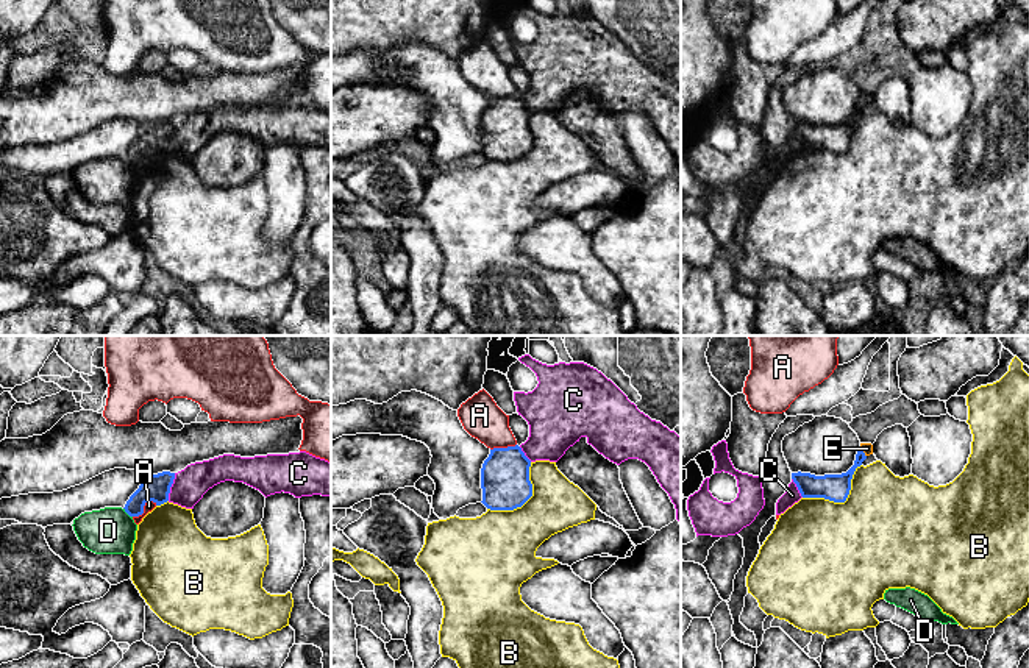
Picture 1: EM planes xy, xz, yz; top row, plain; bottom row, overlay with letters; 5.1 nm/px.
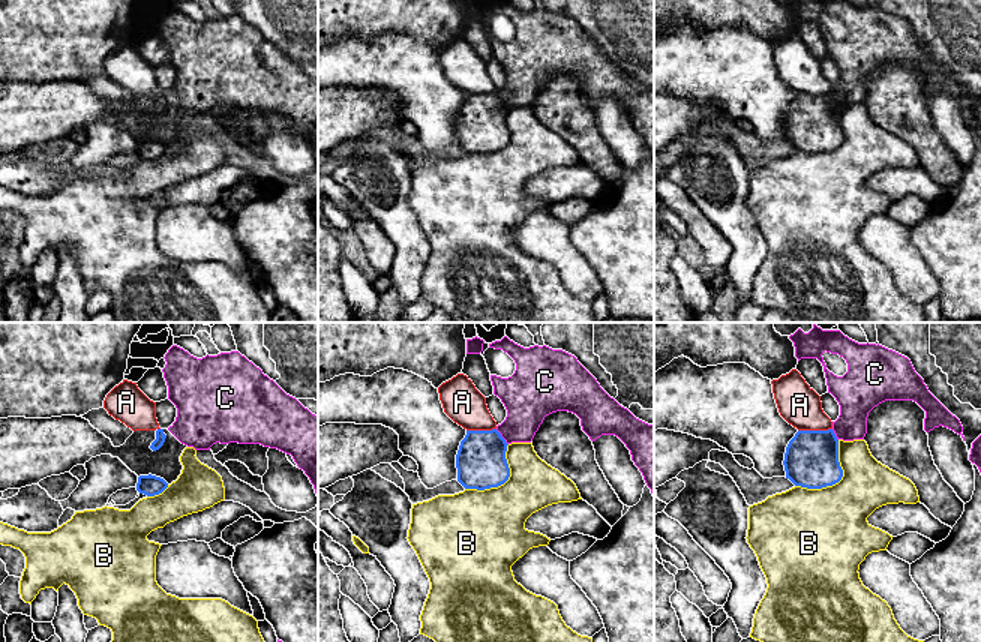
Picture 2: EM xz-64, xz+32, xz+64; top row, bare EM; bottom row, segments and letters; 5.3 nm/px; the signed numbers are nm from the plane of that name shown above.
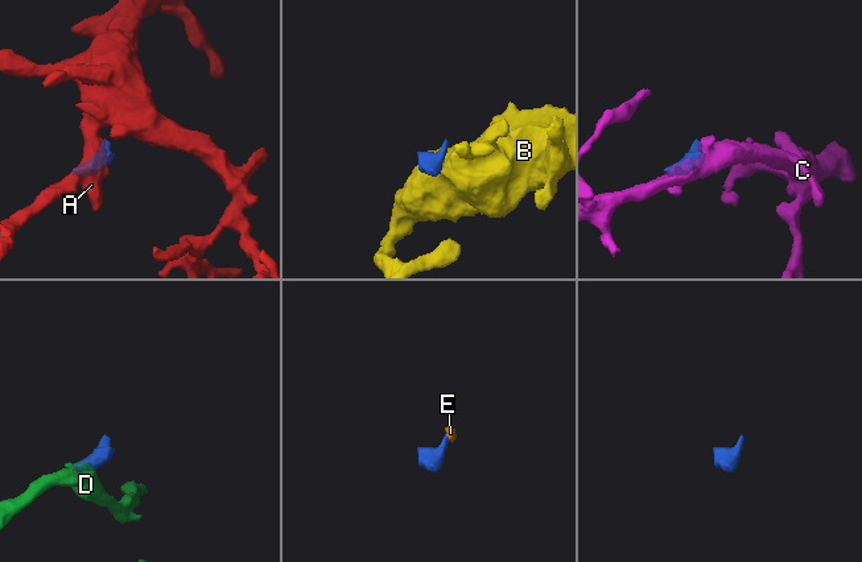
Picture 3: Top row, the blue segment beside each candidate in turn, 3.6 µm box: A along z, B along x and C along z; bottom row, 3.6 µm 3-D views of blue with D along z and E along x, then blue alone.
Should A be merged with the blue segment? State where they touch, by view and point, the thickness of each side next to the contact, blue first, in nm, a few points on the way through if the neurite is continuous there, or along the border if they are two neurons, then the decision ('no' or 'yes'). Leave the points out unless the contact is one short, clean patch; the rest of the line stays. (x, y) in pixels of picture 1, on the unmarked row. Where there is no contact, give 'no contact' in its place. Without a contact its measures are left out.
xy (142, 158) | 140/50 nm | along xy (156, 153), (147, 152), (144, 161), (133, 167) | no

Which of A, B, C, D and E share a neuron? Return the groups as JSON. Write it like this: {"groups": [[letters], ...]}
{"groups": [["A"], ["B"], ["C"], ["D"], ["E"]]}

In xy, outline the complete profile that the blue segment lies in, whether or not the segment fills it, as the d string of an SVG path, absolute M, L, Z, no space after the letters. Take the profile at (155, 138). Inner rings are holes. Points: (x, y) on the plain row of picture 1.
M170 122L144 126L139 139L126 151L125 162L130 167L139 167L144 164L147 151L153 151L156 156L167 153L173 130L175 123Z

